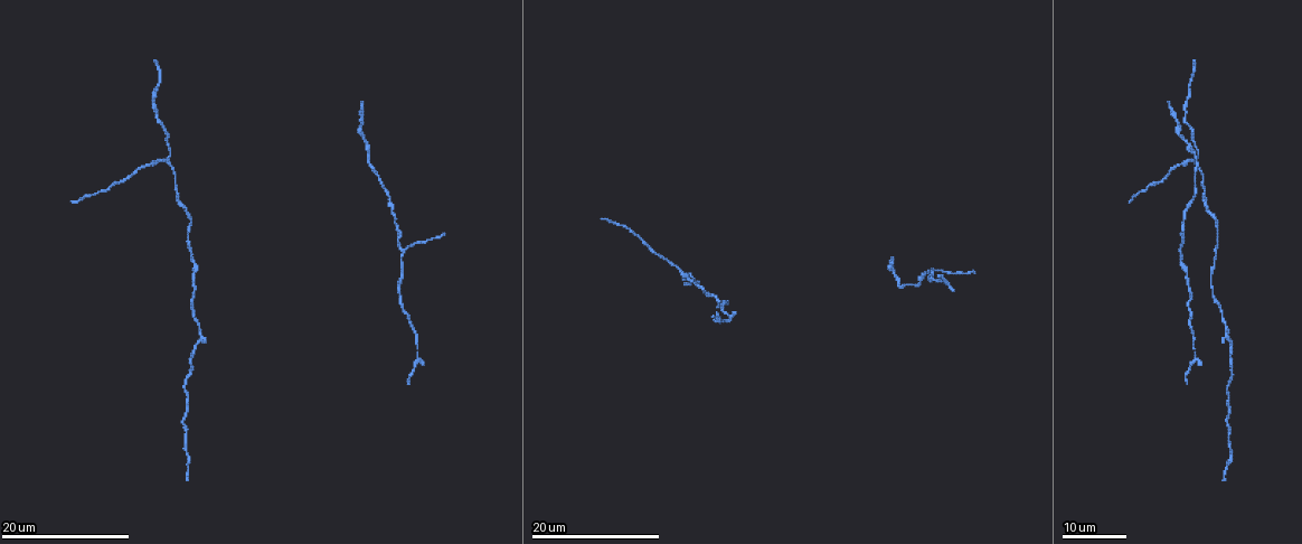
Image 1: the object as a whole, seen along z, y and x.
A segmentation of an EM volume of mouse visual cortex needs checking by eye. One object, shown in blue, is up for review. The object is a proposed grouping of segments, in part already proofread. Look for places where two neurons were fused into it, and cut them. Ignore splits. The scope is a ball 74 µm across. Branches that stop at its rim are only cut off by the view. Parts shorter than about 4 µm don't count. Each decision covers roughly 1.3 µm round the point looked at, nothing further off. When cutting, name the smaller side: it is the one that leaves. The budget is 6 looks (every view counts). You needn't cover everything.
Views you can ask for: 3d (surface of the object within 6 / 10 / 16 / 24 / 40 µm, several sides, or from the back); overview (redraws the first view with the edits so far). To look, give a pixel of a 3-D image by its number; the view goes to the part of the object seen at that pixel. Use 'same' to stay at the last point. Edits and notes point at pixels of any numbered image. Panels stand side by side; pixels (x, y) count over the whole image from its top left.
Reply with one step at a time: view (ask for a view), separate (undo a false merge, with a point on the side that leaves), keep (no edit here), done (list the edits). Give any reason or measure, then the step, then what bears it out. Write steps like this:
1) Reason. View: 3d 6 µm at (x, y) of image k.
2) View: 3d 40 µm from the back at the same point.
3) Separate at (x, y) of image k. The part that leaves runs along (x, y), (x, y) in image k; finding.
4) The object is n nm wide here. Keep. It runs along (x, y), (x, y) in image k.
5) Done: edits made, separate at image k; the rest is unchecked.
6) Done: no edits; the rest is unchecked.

View: 3d 16 µm at (370, 161) of image 1.

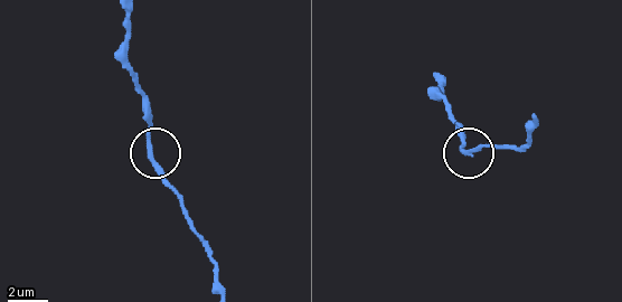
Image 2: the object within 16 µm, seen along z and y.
View: 3d 10 µm at (151, 158) of image 2.

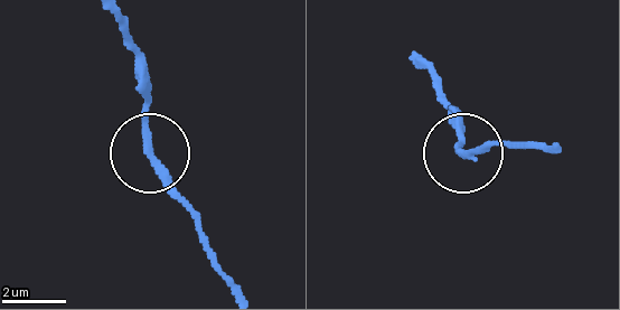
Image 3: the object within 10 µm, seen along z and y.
Keep. Continuous, no second neuron.

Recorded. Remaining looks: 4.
Three-way junction. View: 3d 24 µm at (403, 250) of image 1.

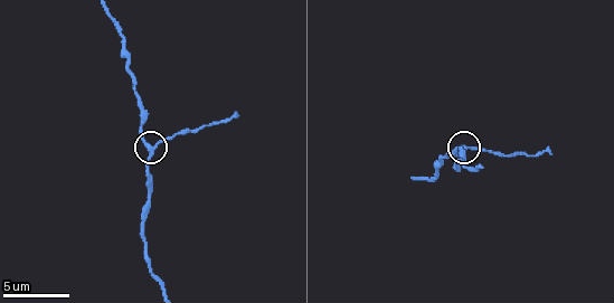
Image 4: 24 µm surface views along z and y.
Closer look. View: 3d 10 µm at (153, 151) of image 4.

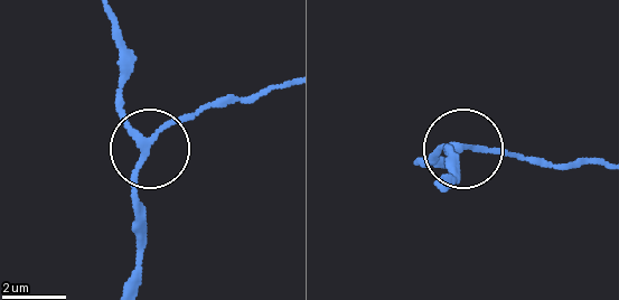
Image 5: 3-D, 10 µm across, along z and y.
The object is 180 nm wide here. Keep. All the same neuron.

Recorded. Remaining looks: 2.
Three-way junction. View: 3d 24 µm at (166, 161) of image 1.

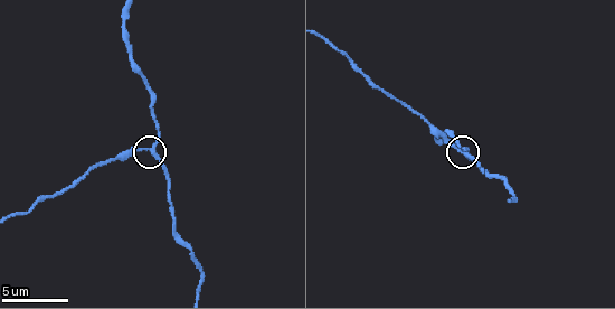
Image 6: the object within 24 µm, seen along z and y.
View: 3d 6 µm at (462, 152) of image 6.

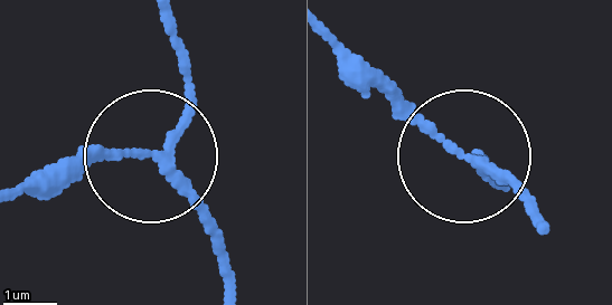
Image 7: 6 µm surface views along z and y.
The object is 150 nm wide here. Keep. It runs along (231, 283), (213, 229), (154, 162), (186, 110), (190, 60) in image 7; one neuron here.

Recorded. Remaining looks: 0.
Done: no edits; the rest is unchecked.

